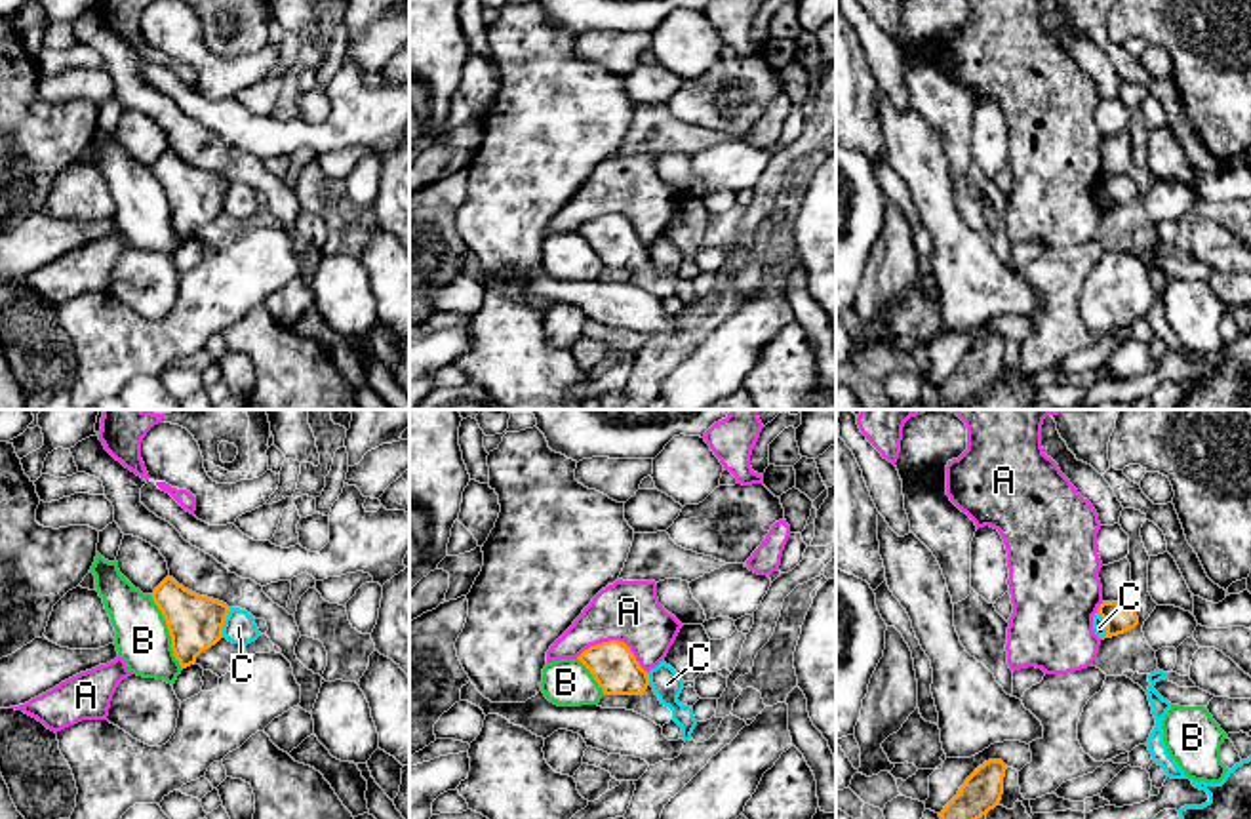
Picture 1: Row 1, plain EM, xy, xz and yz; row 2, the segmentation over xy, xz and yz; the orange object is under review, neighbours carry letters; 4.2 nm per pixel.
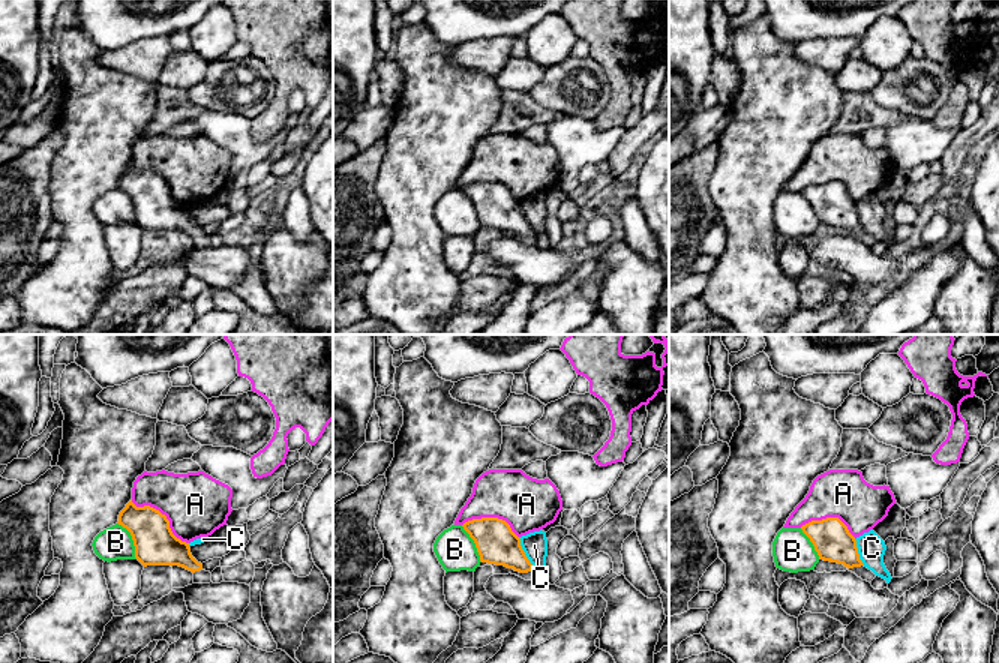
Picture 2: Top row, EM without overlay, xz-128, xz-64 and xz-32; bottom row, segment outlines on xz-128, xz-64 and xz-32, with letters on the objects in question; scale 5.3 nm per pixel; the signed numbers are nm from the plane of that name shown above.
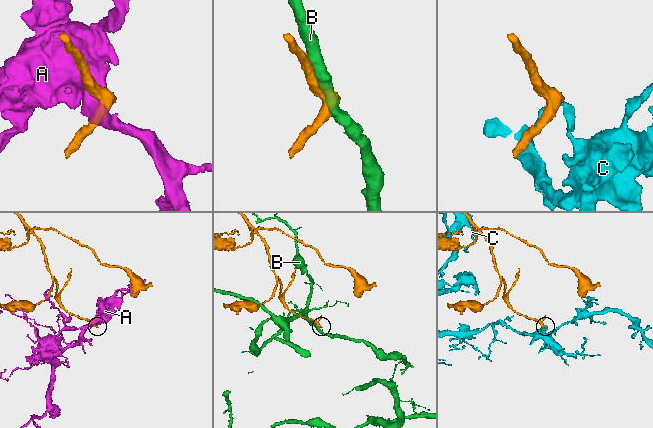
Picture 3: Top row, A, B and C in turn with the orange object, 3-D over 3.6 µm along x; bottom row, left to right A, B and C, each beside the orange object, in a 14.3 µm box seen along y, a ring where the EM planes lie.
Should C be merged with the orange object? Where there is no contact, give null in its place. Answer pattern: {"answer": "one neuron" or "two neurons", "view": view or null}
{"answer": "two neurons", "view": "xy"}

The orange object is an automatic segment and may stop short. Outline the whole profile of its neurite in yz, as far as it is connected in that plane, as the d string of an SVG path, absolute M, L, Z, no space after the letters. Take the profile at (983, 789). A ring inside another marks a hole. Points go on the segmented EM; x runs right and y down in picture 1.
M988 760L979 766L960 787L958 794L939 813L941 819L981 819L994 809L1003 794L1007 766Z

